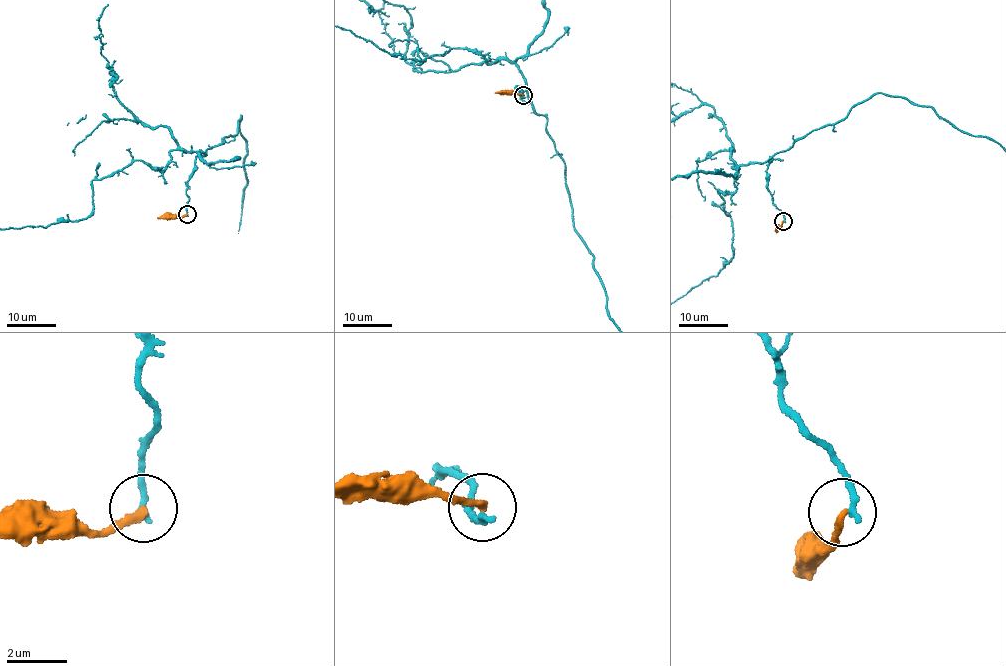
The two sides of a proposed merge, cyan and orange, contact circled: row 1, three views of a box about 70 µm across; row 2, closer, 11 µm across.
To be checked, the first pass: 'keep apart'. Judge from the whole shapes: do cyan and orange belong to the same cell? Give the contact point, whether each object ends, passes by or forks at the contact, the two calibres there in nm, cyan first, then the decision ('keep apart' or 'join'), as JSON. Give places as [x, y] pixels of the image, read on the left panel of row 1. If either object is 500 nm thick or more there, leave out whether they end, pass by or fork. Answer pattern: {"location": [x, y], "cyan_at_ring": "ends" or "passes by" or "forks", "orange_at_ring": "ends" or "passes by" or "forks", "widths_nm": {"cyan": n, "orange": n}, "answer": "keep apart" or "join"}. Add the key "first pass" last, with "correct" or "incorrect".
{"location": [187, 214], "cyan_at_ring": "ends", "orange_at_ring": "ends", "widths_nm": {"cyan": 240, "orange": 240}, "answer": "keep apart", "first pass": "correct"}

